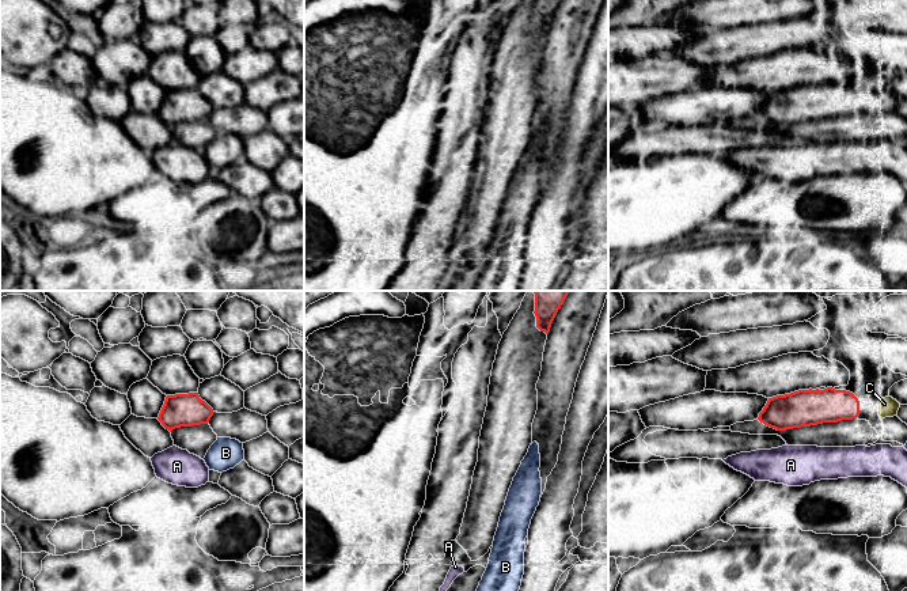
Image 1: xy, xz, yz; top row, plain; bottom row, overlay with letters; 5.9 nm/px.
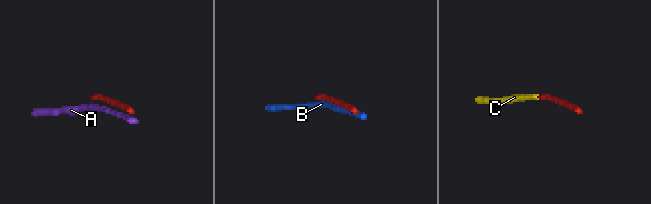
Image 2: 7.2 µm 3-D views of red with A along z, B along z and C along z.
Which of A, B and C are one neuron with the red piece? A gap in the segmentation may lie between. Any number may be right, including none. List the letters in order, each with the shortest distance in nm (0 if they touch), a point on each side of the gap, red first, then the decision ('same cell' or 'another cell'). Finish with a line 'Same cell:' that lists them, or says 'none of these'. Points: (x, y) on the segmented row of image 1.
A: 90 nm apart; from red across xy (170, 431), (173, 446); another cell
B: 110 nm apart; from red across xy (207, 423), (217, 438); another cell
C: 110 nm apart; from red across yz (860, 410), (879, 410); same cell
Same cell: C

